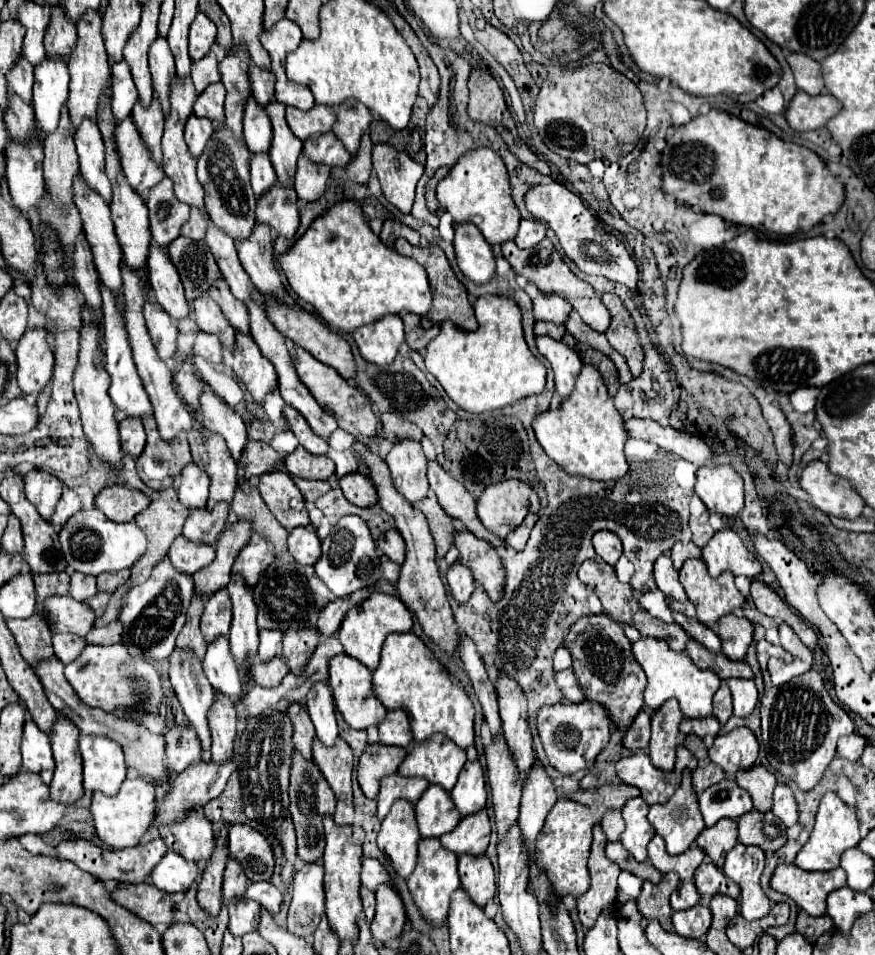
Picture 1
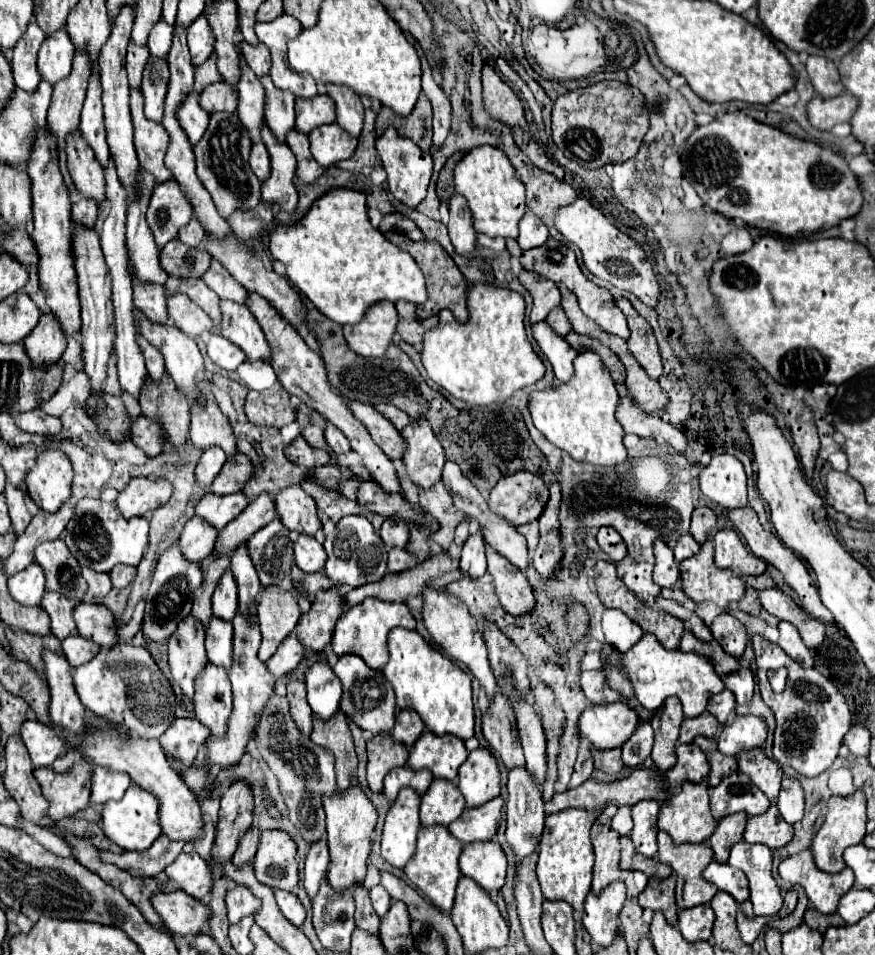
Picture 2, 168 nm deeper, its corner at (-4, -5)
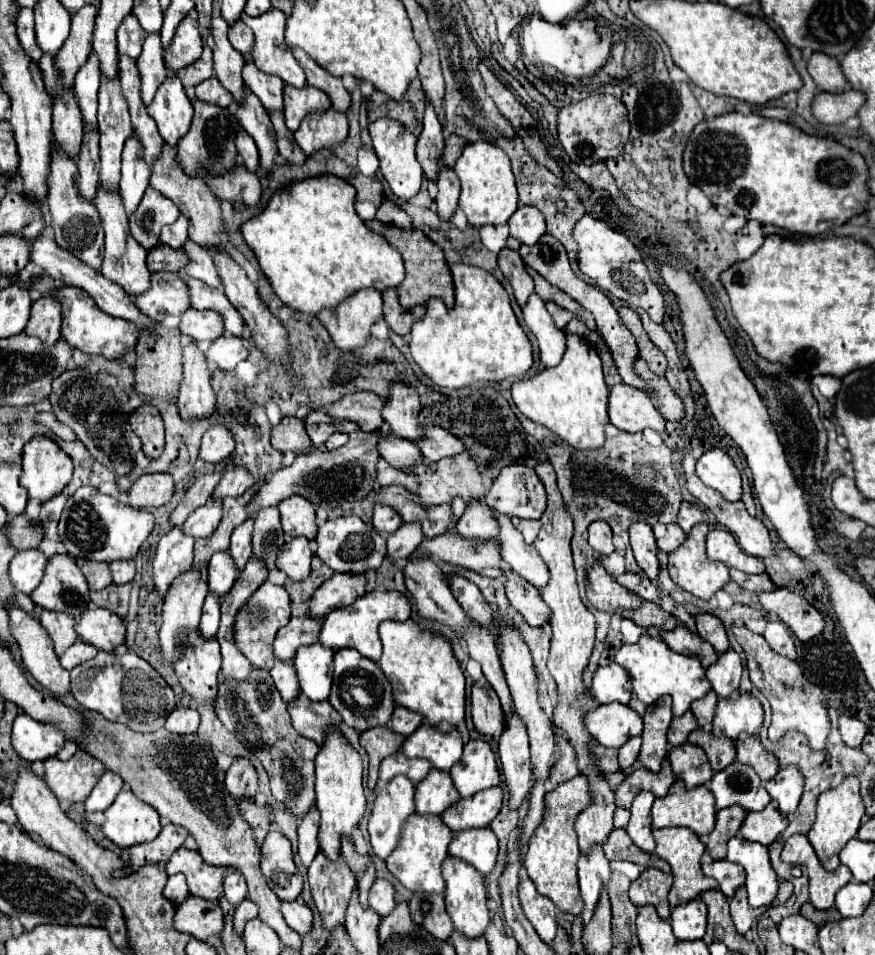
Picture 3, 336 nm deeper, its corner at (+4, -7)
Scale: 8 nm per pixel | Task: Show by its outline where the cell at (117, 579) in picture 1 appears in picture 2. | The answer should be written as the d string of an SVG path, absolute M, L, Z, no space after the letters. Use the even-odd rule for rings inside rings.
M119 564L109 574L111 574L113 588L125 588L125 586L129 586L133 582L133 578L137 574L137 568L135 566L123 566L123 564Z

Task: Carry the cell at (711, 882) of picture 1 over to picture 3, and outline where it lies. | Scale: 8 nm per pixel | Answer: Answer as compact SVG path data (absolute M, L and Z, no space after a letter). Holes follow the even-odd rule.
M717 860L717 862L711 862L711 864L705 864L703 866L703 874L709 876L709 878L715 878L719 882L719 888L721 892L731 898L737 888L745 886L745 874L743 874L743 868L727 862L727 860Z

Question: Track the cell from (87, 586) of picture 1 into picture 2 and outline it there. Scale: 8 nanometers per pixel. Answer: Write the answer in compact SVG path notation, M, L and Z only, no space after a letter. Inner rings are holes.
M83 568L83 576L89 584L89 594L93 594L95 598L105 596L113 586L111 586L111 578L105 572L95 572L91 568Z

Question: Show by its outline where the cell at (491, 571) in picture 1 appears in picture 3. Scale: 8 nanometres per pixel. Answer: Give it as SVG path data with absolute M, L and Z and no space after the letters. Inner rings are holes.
M513 570L505 572L505 594L509 604L525 618L529 626L541 626L549 620L547 606L543 606L543 600L539 598L539 590L525 582L519 574Z

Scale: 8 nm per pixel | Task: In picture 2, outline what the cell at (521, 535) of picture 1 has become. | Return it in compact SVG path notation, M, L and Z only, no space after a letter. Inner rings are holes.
M531 522L531 524L523 524L517 528L525 538L527 538L527 544L529 544L529 550L533 552L537 548L537 542L539 542L539 528L537 528L537 522Z

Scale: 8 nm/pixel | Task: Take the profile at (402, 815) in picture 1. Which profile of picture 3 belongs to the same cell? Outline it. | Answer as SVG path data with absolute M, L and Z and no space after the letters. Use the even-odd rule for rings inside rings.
M399 776L387 782L387 786L377 794L369 818L369 834L373 852L379 860L387 860L387 856L397 848L403 822L415 812L413 792L415 786L407 782L407 778Z

